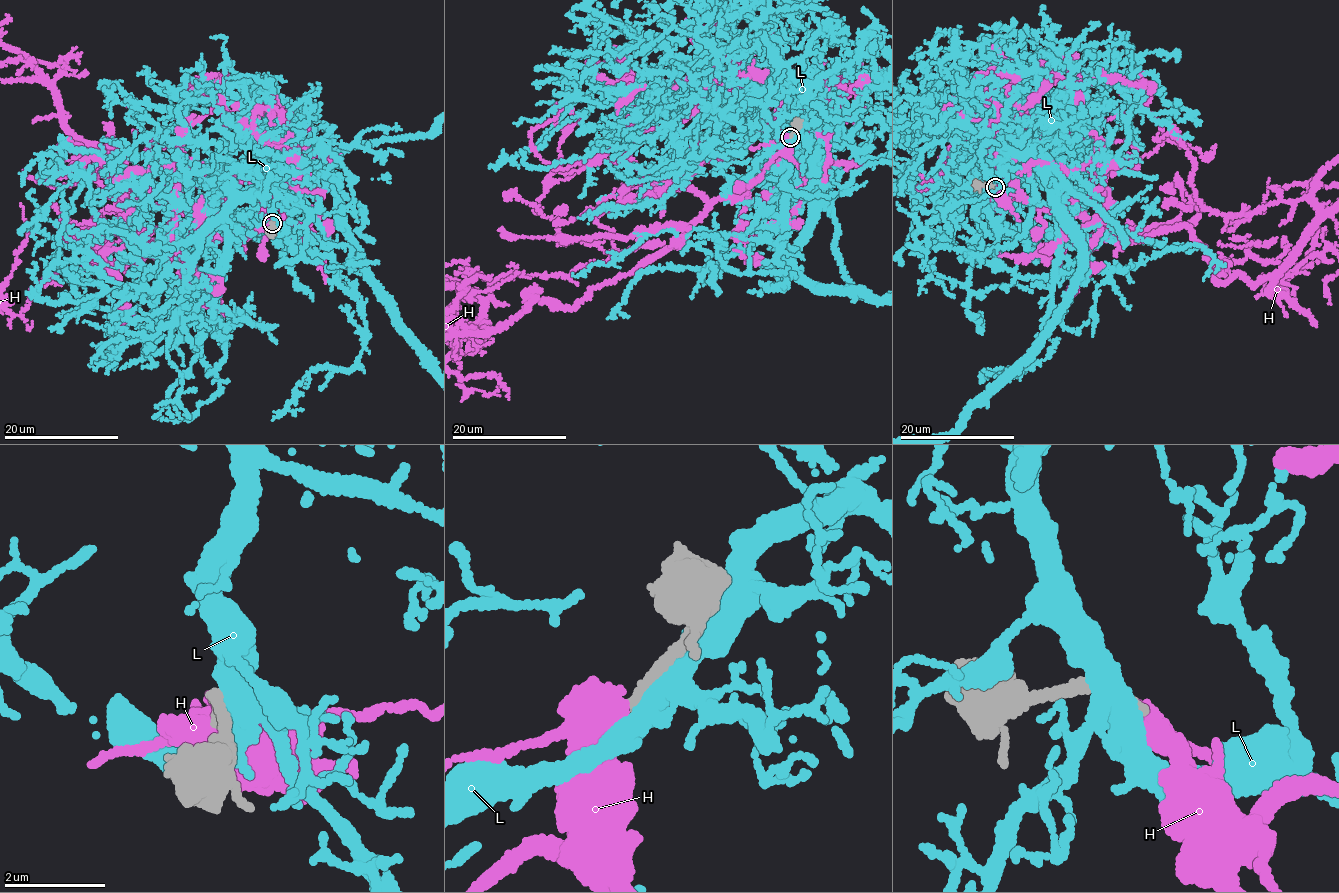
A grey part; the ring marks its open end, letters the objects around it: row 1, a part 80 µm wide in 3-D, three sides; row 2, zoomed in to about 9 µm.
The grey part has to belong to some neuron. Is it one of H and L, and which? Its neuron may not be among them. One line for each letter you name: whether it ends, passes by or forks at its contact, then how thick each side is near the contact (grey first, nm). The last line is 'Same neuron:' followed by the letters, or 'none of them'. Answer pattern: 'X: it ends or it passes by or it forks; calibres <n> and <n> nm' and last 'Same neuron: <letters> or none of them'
Same neuron: none of them

